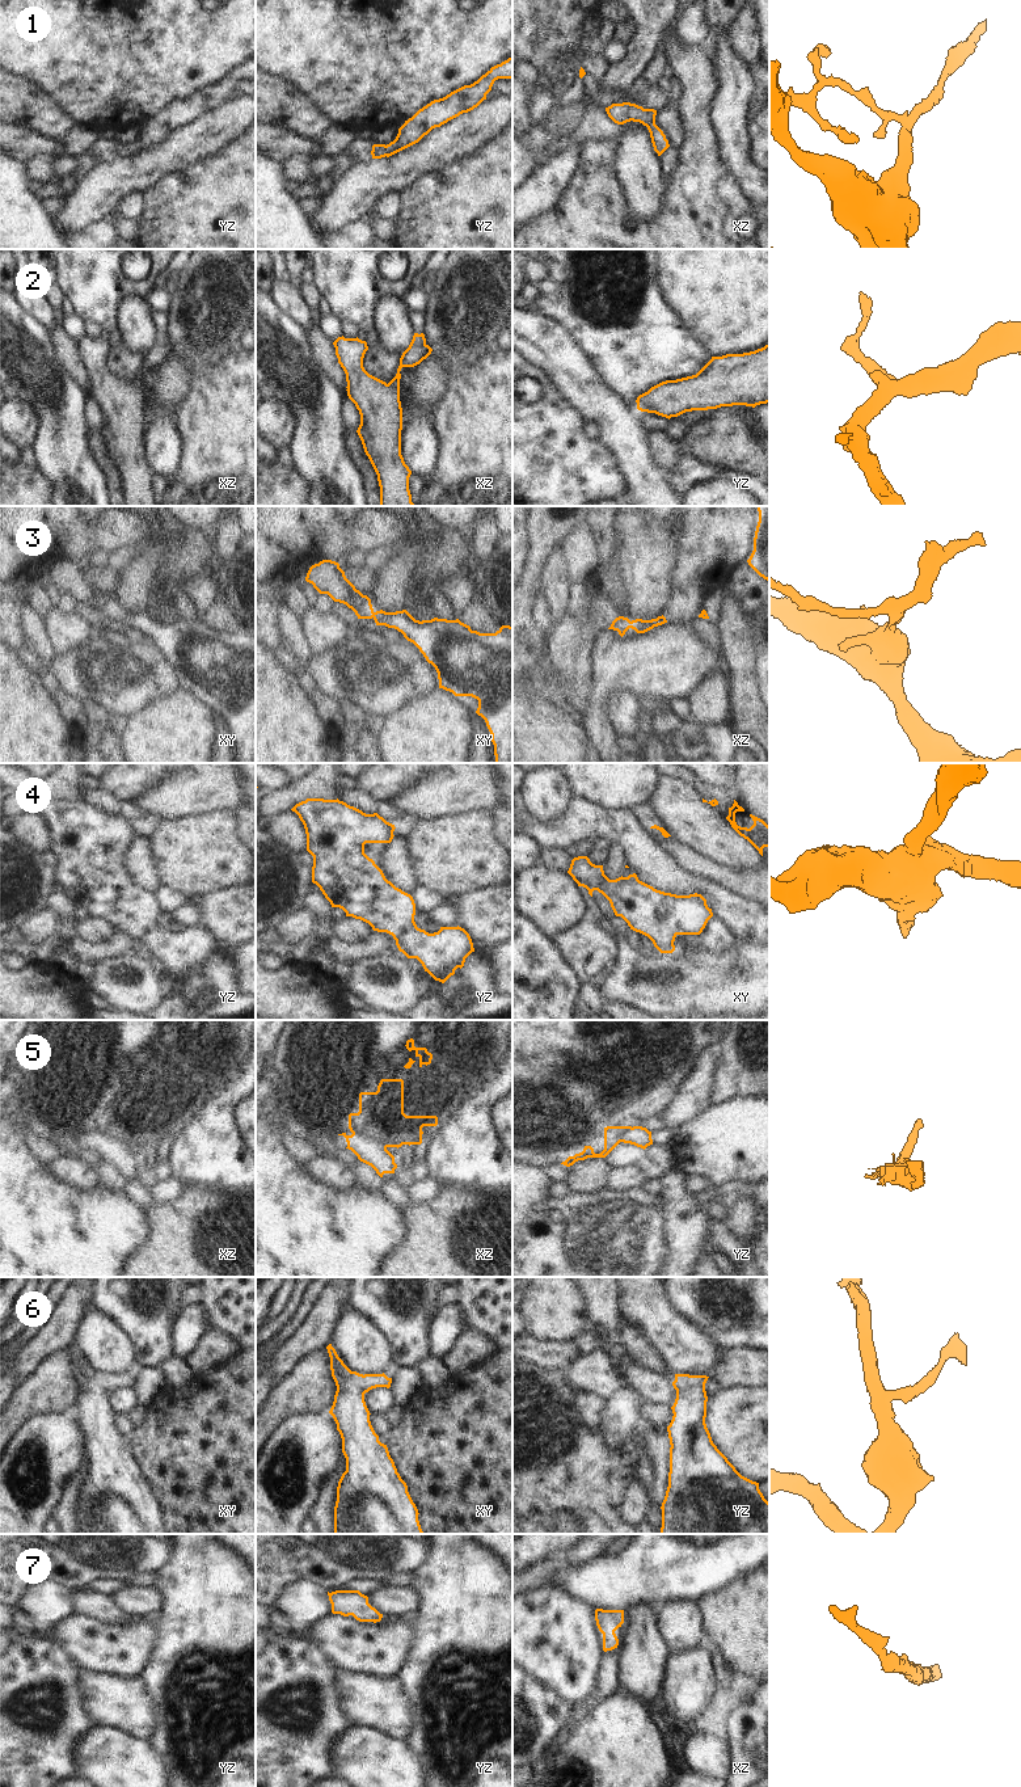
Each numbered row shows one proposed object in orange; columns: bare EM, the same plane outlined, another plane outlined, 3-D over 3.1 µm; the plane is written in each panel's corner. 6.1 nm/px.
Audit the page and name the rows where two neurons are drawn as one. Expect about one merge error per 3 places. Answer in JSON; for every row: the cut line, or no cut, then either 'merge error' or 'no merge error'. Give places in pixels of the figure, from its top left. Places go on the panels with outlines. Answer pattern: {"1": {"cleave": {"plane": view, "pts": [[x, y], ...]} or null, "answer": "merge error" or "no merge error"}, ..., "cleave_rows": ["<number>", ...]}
{"1": {"cleave": null, "answer": "no merge error"}, "2": {"cleave": null, "answer": "no merge error"}, "3": {"cleave": null, "answer": "no merge error"}, "4": {"cleave": null, "answer": "no merge error"}, "5": {"cleave": {"plane": "xz", "pts": [[353, 1132], [363, 1136], [371, 1143], [382, 1143], [385, 1147]]}, "answer": "merge error"}, "6": {"cleave": null, "answer": "no merge error"}, "7": {"cleave": null, "answer": "no merge error"}, "cleave_rows": ["5"]}

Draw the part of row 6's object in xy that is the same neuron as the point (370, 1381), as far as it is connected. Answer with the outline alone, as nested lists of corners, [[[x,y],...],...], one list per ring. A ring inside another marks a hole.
[[[326,1346],[330,1357],[332,1377],[337,1391],[329,1413],[333,1416],[342,1438],[346,1471],[337,1487],[334,1506],[334,1534],[423,1534],[418,1509],[406,1483],[401,1479],[387,1445],[379,1441],[371,1421],[364,1394],[376,1387],[391,1387],[392,1378],[383,1374],[351,1371],[338,1357],[336,1349]]]

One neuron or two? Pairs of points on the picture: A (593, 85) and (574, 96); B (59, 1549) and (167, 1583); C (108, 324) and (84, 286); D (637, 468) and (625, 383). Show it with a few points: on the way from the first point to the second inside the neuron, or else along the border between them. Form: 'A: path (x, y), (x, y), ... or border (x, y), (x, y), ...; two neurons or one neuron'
A: border (577, 87), (582, 93); two neurons
B: border (172, 1547), (172, 1555), (156, 1573); two neurons
C: path (105, 315), (93, 295); one neuron
D: border (606, 383), (625, 403), (636, 408); two neurons

